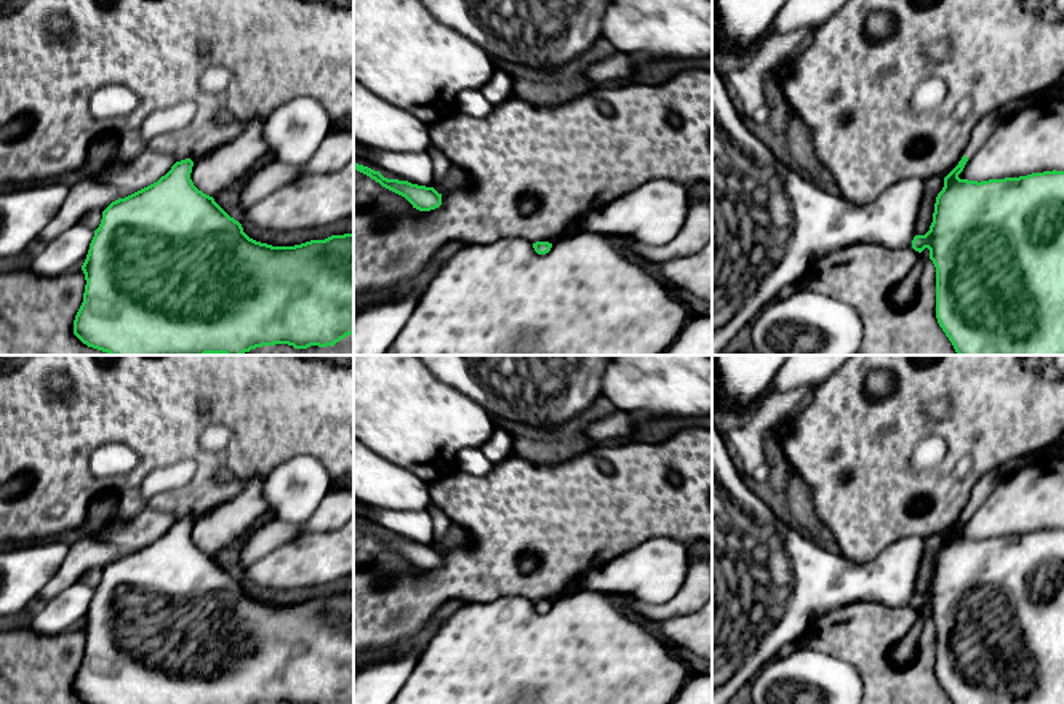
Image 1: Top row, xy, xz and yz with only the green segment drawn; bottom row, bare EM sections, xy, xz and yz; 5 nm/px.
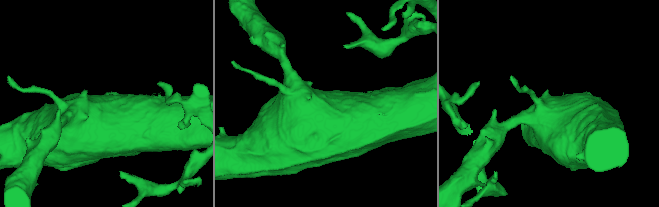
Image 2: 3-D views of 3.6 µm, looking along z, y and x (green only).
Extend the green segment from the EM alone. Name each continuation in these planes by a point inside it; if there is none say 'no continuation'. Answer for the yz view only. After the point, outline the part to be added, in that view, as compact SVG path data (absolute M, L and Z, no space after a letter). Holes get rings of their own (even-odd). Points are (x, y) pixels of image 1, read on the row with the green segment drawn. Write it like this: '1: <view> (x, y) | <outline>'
1: yz (989, 122) | M1022 98L1013 102L1008 102L989 114L986 114L979 123L974 126L973 134L971 134L971 141L966 147L965 157L971 157L979 146L982 144L982 141L1002 123L1005 122L1008 117L1011 117L1013 114L1016 114L1018 110L1021 110L1024 106L1027 106L1029 102L1035 101L1037 98Z

